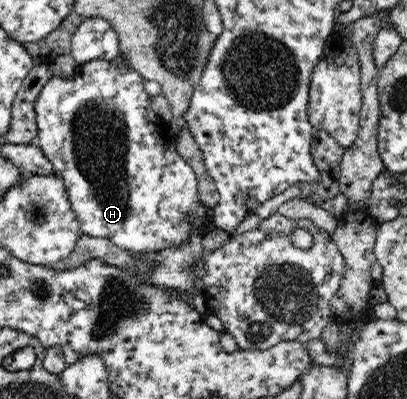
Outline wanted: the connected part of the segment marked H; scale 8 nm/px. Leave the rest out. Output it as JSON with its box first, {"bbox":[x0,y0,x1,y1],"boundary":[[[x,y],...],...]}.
{"bbox":[36,57,213,254],"boundary":[[[117,57],[115,60],[94,60],[86,65],[79,66],[71,78],[52,76],[42,86],[42,92],[36,100],[36,126],[40,139],[39,147],[44,151],[44,156],[52,162],[56,173],[63,179],[67,194],[71,202],[71,209],[80,221],[80,228],[84,235],[107,238],[118,248],[133,254],[150,254],[160,252],[164,248],[182,246],[194,234],[194,228],[204,228],[206,222],[213,222],[213,212],[209,206],[199,200],[198,183],[194,169],[180,156],[175,143],[175,134],[171,125],[160,119],[150,108],[151,96],[143,88],[144,78],[132,67],[126,67],[125,58]]]}

